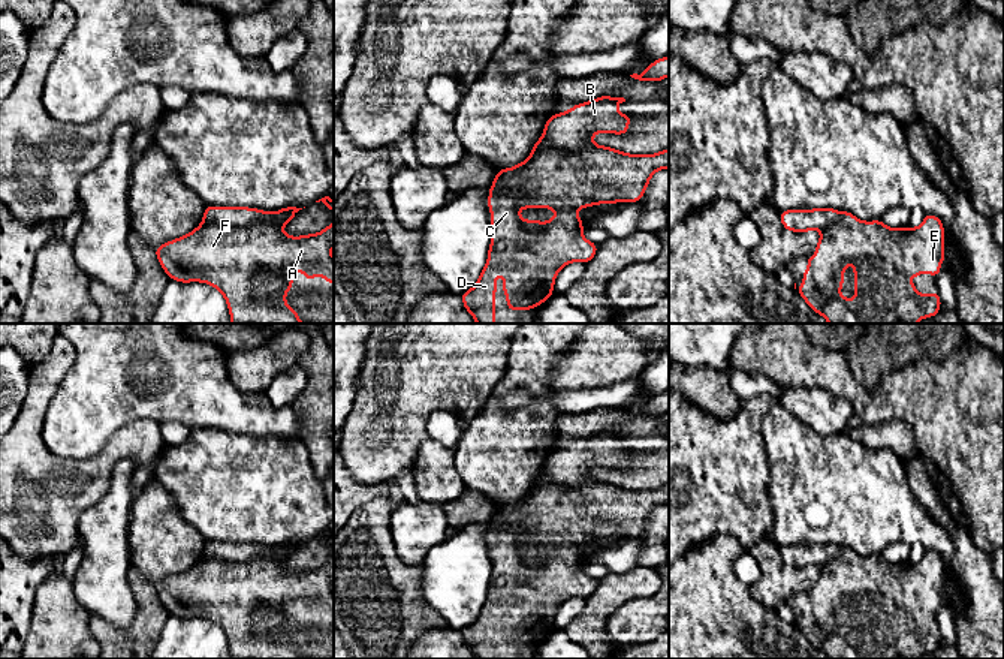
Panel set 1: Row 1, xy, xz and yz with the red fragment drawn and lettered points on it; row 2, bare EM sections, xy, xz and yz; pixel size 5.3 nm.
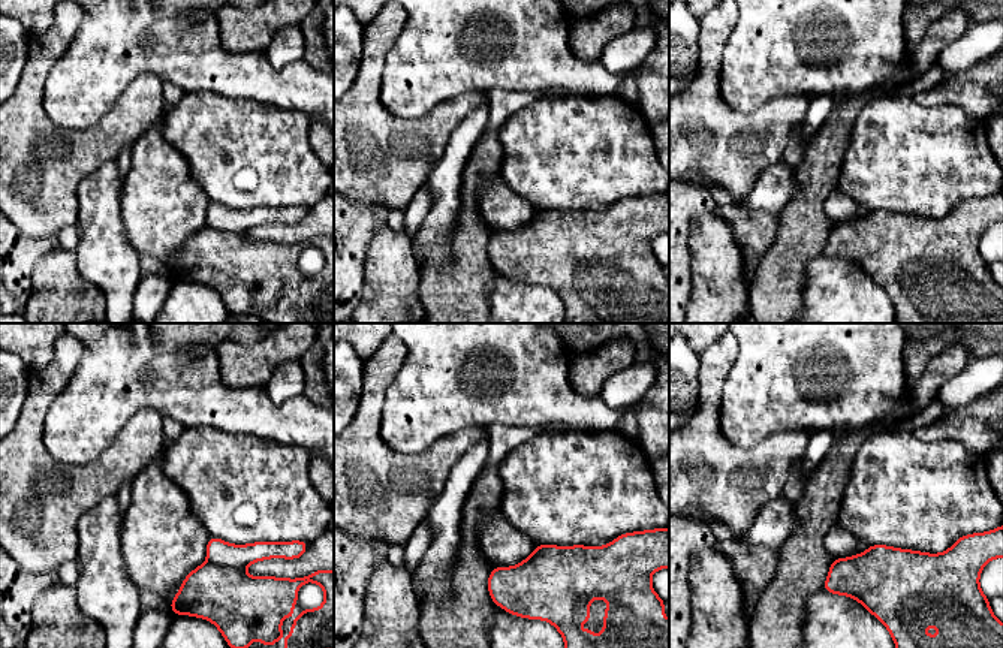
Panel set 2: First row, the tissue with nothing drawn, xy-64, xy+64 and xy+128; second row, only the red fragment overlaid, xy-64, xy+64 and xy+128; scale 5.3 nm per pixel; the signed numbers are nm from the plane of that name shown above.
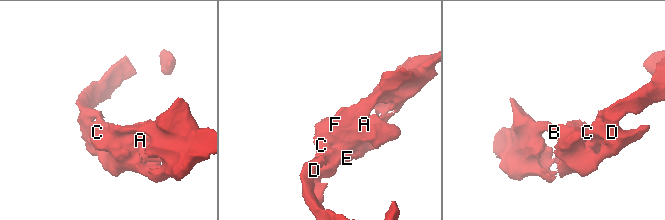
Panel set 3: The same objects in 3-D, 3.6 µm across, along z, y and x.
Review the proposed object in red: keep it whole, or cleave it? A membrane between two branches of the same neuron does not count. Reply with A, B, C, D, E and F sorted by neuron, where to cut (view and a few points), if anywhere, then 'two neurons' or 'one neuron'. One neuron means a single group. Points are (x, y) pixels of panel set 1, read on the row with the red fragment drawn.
A B C D E F; no cut; one neuron

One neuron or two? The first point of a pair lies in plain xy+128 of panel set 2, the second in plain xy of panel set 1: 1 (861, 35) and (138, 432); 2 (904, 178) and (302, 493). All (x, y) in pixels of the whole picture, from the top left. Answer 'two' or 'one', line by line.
1: two
2: one

